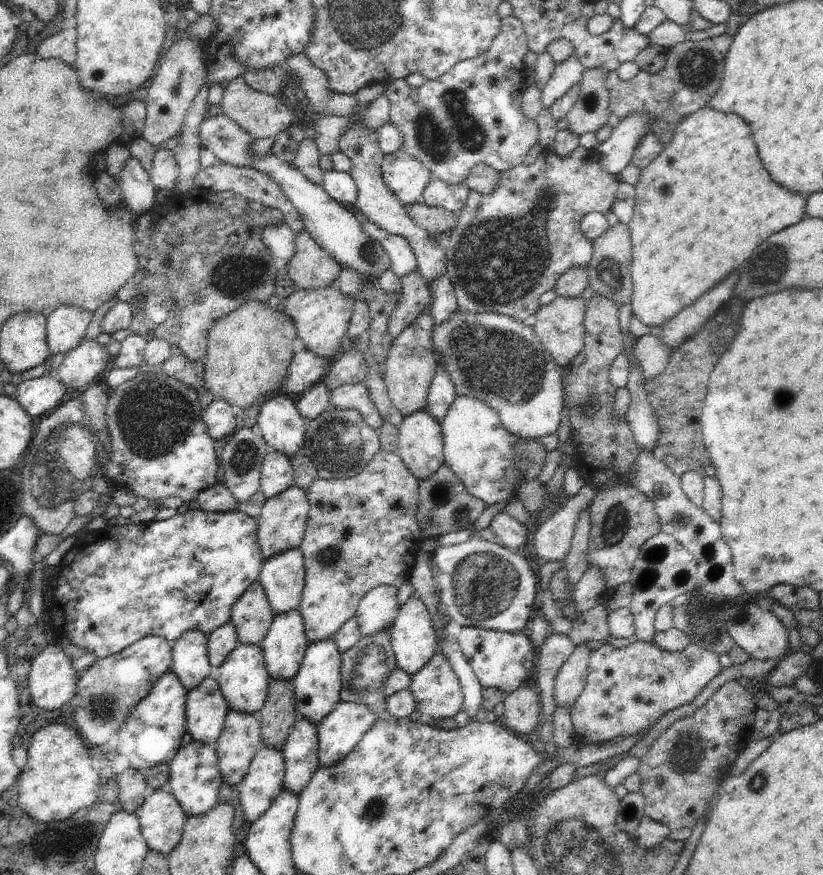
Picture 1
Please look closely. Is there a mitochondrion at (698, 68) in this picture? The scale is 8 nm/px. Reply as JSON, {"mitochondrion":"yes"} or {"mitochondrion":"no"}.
{"mitochondrion":"yes"}

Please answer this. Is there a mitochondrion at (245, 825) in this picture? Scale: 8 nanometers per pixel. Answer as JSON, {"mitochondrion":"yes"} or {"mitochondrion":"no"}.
{"mitochondrion":"no"}

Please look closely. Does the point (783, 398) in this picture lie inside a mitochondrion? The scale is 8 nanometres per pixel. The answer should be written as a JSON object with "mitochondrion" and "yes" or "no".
{"mitochondrion":"no"}

